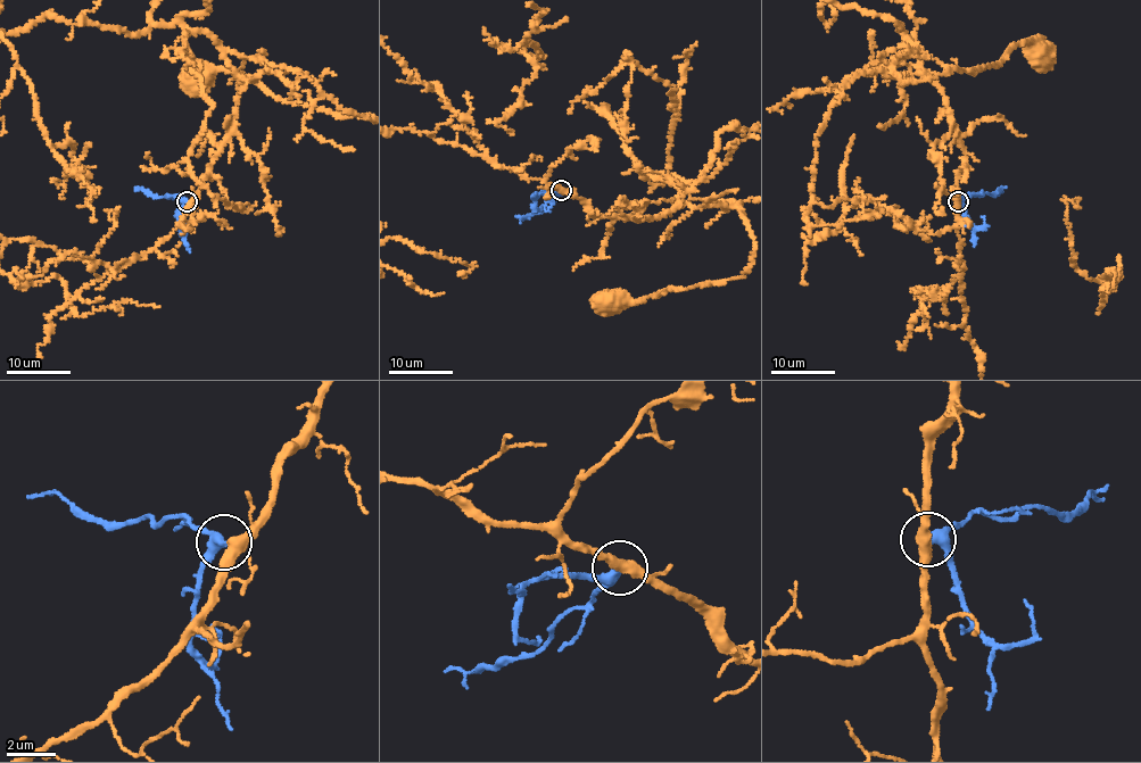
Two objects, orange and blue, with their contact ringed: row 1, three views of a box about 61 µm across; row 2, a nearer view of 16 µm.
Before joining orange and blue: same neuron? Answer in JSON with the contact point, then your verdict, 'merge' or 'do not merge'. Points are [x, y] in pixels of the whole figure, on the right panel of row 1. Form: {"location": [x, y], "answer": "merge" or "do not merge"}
{"location": [958, 201], "answer": "merge"}

